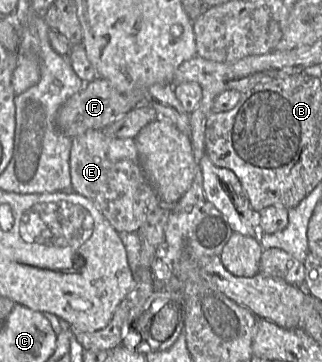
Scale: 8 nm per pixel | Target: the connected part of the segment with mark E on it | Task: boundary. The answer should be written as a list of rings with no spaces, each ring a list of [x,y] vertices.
[[[88,130],[72,139],[70,151],[71,189],[91,200],[118,232],[137,232],[150,211],[155,210],[161,201],[146,180],[139,162],[135,139],[119,139],[108,136],[104,130]]]

